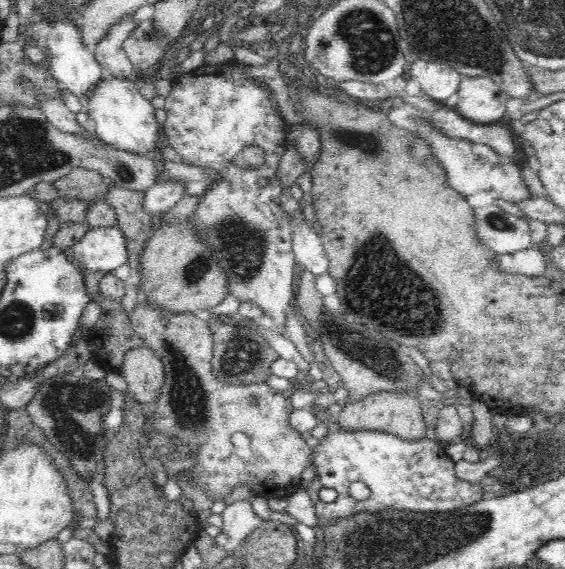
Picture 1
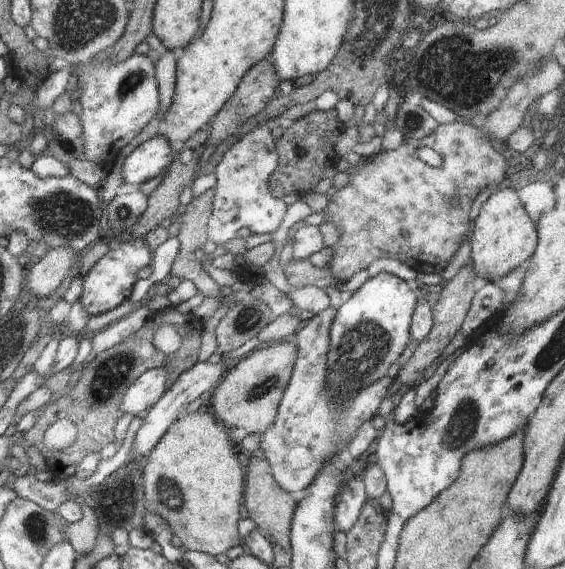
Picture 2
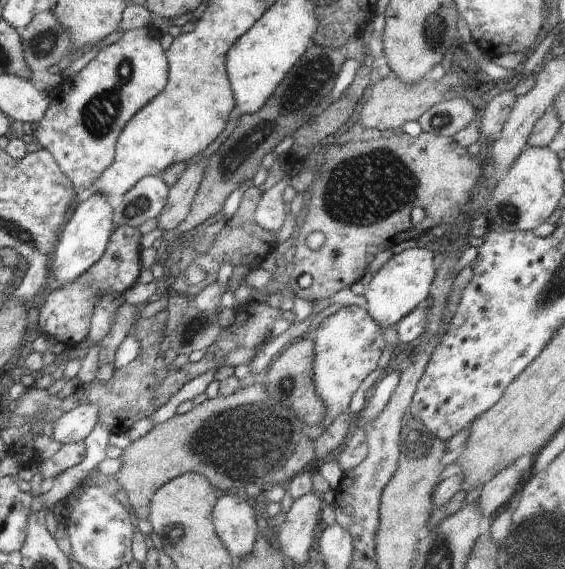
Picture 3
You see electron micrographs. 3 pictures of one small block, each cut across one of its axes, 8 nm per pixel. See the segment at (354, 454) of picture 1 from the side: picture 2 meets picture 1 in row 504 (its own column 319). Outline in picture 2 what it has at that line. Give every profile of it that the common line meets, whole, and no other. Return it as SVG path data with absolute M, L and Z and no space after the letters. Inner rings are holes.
M330 307L315 314L296 332L297 357L291 379L281 398L272 428L262 434L260 448L270 465L274 480L289 493L308 488L321 466L331 456L339 454L365 422L377 416L378 406L384 400L386 390L395 381L388 376L382 377L357 395L342 401L329 392L325 361L329 351L330 325L336 311Z

